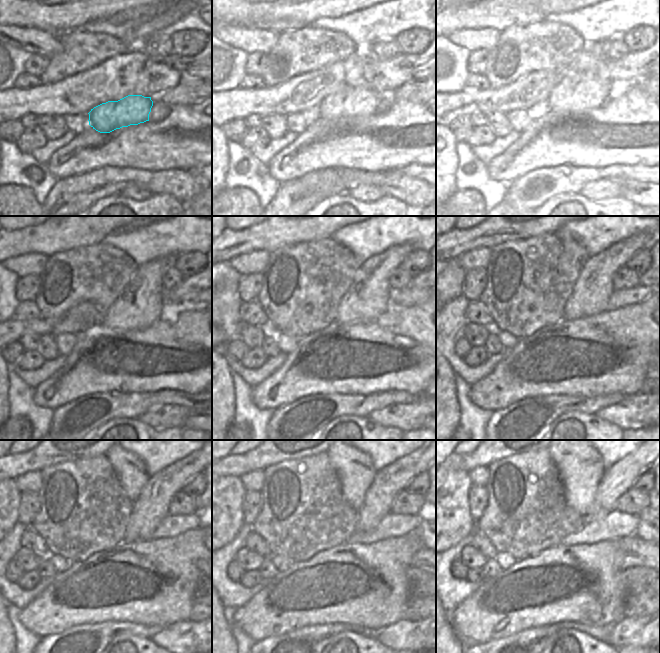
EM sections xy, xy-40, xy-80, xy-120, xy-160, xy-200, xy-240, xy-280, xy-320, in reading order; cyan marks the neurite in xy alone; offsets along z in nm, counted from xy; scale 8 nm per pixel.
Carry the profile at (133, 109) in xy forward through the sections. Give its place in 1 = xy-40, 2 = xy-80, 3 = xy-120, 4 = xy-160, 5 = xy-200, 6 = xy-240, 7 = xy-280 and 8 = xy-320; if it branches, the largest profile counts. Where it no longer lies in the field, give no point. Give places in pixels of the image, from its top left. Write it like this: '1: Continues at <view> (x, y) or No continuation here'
1: Continues at xy-40 (349, 101)
2: Continues at xy-80 (585, 85)
3: Continues at xy-120 (142, 301)
4: Continues at xy-160 (367, 297)
5: Continues at xy-200 (590, 296)
6: Continues at xy-240 (152, 505)
7: Continues at xy-280 (389, 482)
8: Continues at xy-320 (620, 477).

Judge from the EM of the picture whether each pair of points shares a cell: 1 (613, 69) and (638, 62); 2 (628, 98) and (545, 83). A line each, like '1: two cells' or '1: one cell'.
1: one cell
2: two cells

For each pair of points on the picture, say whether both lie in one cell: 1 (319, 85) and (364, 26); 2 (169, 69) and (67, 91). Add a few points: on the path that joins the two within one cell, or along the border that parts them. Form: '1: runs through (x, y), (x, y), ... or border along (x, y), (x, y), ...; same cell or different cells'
1: border along (359, 46), (364, 47); different cells
2: runs through (144, 74), (124, 74), (111, 81), (92, 87); same cell

